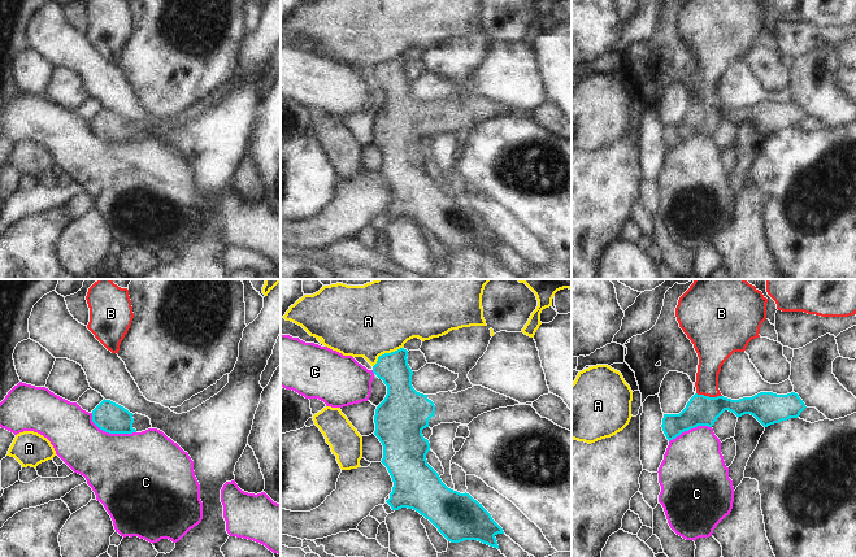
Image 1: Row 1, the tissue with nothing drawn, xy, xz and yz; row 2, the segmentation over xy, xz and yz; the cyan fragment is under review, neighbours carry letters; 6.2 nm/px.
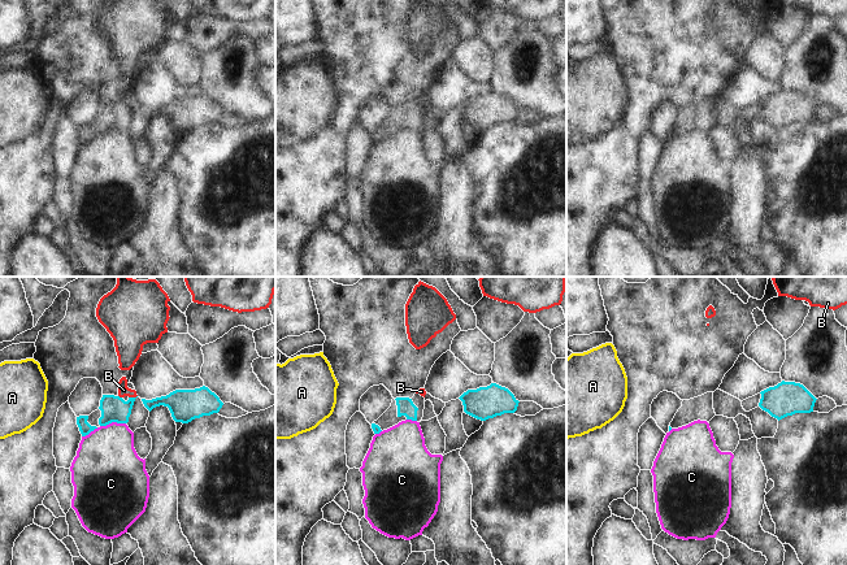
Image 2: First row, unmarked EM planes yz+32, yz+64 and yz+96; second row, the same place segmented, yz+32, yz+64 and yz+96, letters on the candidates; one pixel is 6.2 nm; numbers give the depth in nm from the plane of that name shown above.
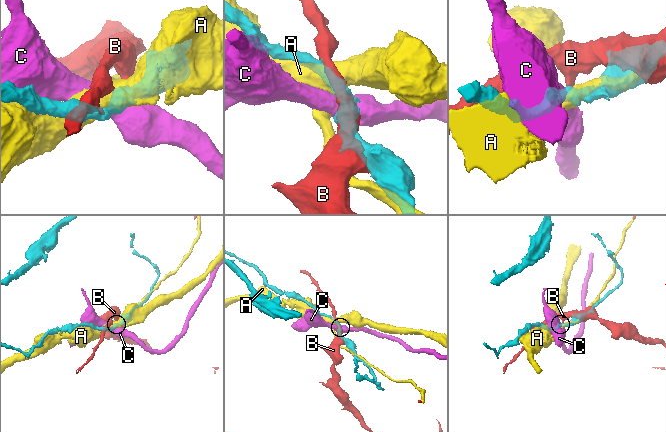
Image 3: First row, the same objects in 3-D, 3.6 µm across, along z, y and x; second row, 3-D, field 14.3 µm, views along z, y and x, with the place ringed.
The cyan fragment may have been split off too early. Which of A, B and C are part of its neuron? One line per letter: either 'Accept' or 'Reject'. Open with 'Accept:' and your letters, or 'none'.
Accept: none
A: Reject
B: Reject
C: Reject

